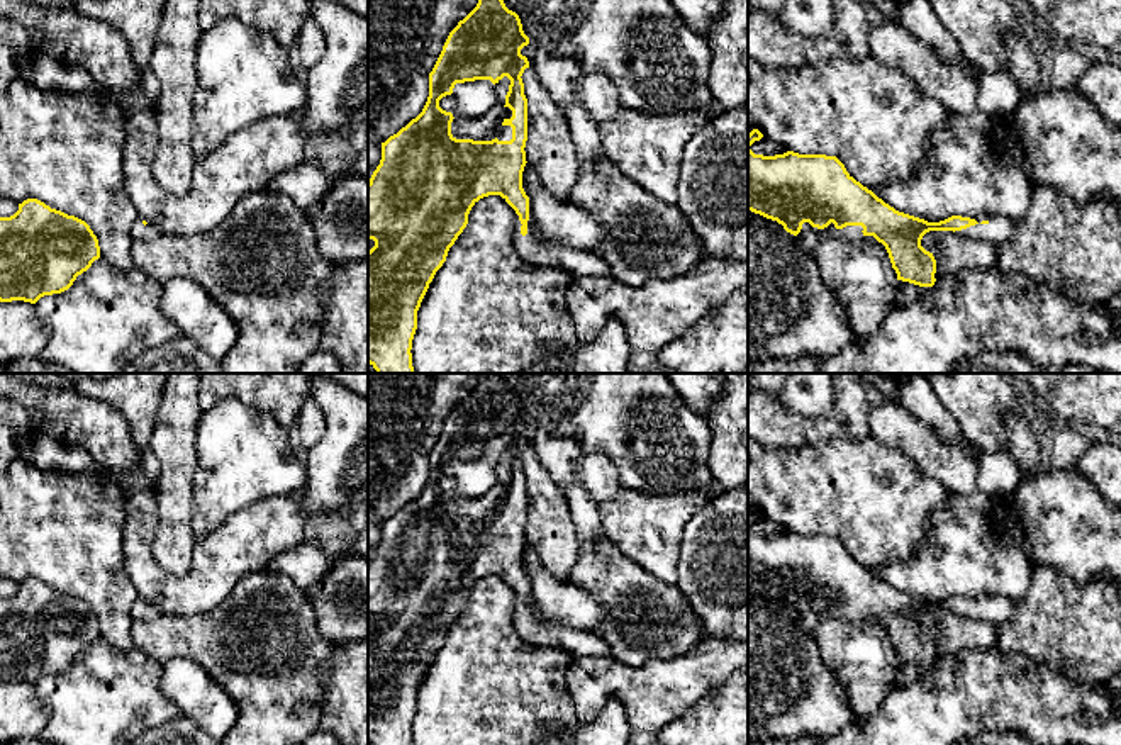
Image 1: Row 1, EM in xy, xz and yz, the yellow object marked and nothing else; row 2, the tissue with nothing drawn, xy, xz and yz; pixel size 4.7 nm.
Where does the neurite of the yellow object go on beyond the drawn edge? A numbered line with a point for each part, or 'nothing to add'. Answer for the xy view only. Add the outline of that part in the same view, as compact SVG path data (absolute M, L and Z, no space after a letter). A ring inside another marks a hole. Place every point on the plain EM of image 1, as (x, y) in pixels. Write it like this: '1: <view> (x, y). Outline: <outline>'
1: xy (139, 611). Outline: M137 596L136 602L132 604L131 614L134 621L153 621L163 616L163 611L156 604L148 602L144 606L142 601L144 599Z

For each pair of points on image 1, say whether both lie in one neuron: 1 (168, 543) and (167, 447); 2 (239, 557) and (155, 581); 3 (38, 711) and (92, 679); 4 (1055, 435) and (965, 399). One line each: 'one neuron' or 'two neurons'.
1: one neuron
2: one neuron
3: two neurons
4: one neuron

